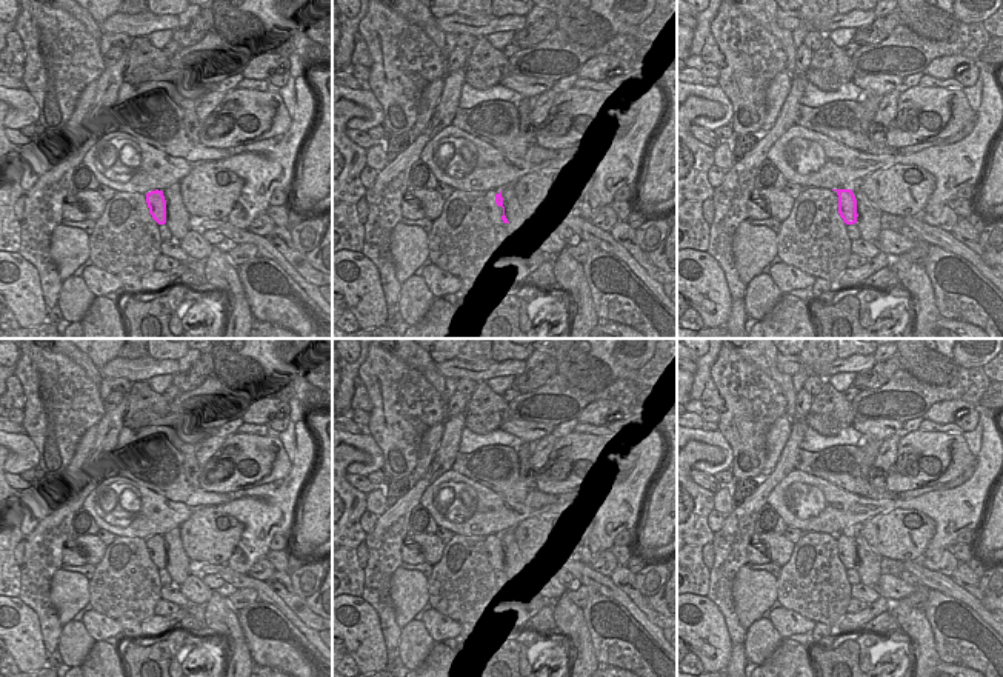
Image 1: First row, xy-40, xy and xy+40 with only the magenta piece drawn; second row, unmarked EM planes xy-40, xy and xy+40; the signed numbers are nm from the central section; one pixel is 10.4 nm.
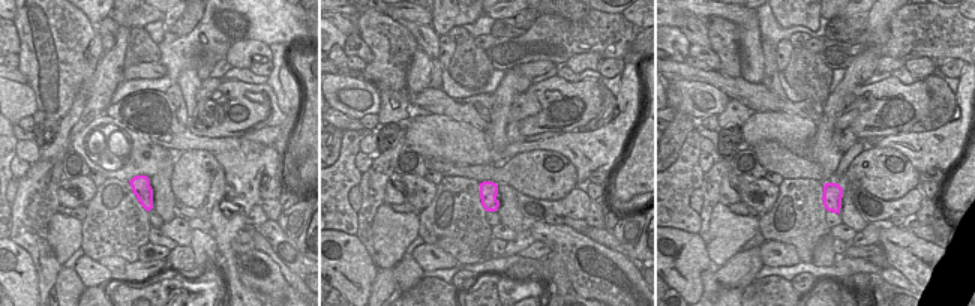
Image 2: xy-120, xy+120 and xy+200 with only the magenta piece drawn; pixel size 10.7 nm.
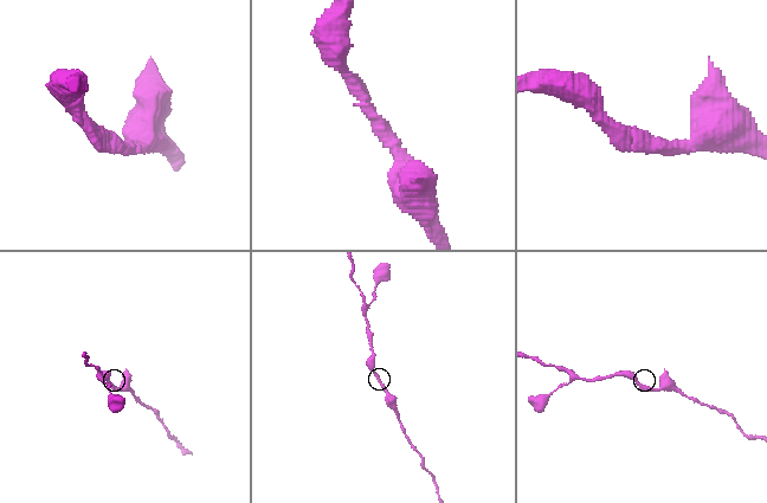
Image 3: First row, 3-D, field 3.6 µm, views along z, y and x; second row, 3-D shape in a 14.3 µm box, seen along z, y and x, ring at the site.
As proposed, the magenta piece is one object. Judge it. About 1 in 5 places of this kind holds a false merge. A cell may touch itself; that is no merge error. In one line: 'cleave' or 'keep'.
keep

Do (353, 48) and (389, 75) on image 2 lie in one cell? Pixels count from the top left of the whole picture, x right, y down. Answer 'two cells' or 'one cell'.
two cells

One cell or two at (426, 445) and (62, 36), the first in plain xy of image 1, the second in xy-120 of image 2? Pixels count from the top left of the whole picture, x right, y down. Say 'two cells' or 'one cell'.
two cells

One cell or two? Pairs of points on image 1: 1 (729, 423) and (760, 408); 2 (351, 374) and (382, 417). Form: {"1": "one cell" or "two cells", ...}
{"1": "one cell", "2": "two cells"}

